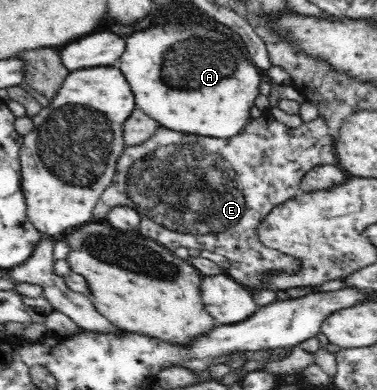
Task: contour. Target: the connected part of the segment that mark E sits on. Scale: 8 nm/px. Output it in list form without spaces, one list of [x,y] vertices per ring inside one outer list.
[[[268,111],[261,119],[249,120],[239,136],[228,139],[201,140],[201,136],[185,136],[169,128],[157,128],[145,142],[126,146],[121,151],[109,186],[94,204],[93,220],[103,221],[113,206],[135,208],[141,214],[137,231],[142,236],[156,240],[169,250],[184,246],[225,256],[228,260],[226,273],[230,277],[252,291],[261,291],[267,288],[269,276],[299,272],[301,261],[289,253],[267,247],[259,239],[257,228],[273,208],[301,193],[300,182],[311,168],[338,164],[335,139],[320,116],[296,128],[289,128]]]

